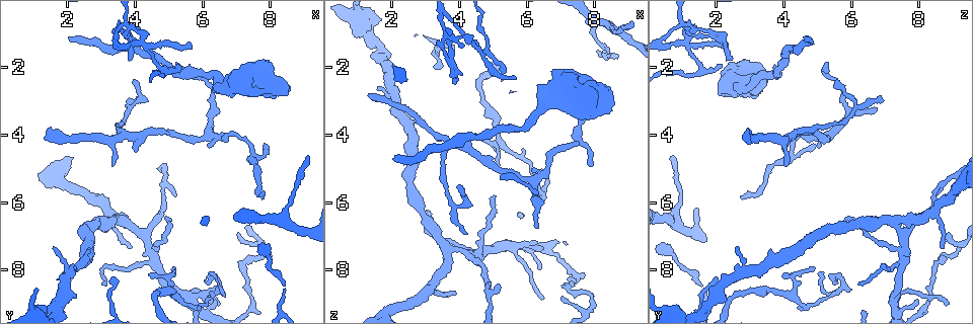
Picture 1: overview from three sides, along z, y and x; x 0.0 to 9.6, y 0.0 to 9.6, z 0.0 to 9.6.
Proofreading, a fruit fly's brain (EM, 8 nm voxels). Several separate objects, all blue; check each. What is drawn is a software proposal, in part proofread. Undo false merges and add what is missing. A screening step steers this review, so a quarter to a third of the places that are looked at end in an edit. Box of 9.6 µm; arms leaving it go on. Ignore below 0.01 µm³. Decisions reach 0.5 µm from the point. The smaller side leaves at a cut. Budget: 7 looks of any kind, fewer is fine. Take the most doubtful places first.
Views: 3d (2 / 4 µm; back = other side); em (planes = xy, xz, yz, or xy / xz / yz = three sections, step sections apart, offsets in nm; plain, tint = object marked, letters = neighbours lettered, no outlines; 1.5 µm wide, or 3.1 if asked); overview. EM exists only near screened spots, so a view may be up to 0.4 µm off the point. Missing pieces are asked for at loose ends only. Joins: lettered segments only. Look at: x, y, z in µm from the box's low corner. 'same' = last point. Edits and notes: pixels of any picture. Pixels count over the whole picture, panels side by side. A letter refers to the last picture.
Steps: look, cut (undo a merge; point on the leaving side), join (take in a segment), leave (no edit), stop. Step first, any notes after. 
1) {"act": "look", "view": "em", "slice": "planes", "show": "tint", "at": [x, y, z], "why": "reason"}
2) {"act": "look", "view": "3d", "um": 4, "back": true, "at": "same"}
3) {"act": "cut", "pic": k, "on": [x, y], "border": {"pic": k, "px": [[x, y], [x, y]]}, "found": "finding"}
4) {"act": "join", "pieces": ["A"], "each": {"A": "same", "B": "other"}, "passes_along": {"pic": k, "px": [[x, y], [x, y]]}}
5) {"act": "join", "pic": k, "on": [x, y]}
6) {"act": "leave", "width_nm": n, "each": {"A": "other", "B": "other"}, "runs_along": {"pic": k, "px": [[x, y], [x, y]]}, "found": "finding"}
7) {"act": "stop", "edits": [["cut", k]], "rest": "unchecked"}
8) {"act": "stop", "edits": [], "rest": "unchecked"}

{"act": "look", "view": "em", "slice": "planes", "show": "letters", "at": [1.35, 4.15, 2.80], "why": "an open end"}

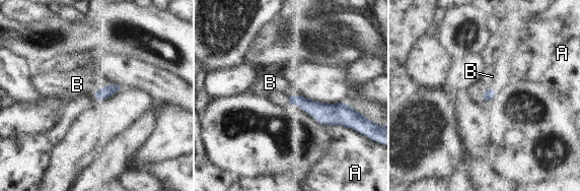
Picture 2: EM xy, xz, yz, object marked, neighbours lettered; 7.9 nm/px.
{"act": "join", "pieces": ["B"], "longest_contact_nm": ["A", 220], "each": {"A": "other", "B": "same"}, "found": "it goes on there"}

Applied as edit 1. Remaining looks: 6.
{"act": "look", "view": "overview", "why": "see it whole again"}

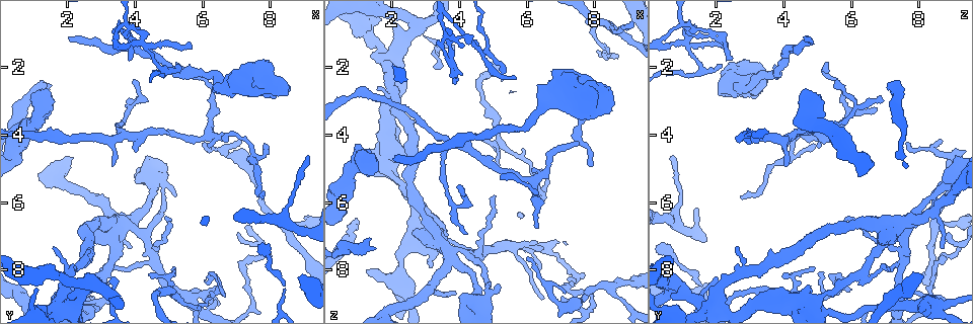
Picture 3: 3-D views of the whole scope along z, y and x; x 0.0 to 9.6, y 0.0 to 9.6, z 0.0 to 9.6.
{"act": "look", "view": "em", "slice": "xz", "step": 8, "show": "tint", "at": [3.85, 7.40, 8.70], "why": "tapers out"}

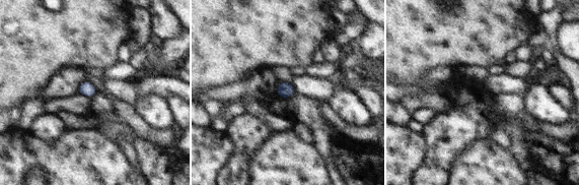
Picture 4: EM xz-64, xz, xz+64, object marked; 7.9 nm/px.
{"act": "look", "view": "em", "slice": "planes", "show": "letters", "at": "same", "why": "cut it another way"}

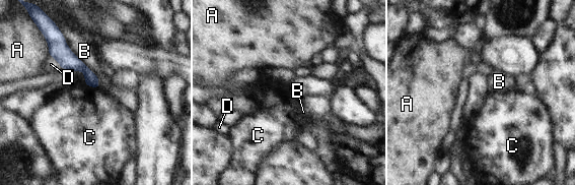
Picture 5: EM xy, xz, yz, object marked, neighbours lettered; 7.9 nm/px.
{"act": "join", "pieces": ["D"], "each": {"A": "other", "B": "other", "C": "other", "D": "same"}, "passes_along": {"pic": 5, "px": [[58, 48], [57, 60], [51, 64]]}, "found": "the cell continues"}

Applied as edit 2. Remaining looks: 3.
{"act": "look", "view": "3d", "um": 4, "at": [1.25, 3.45, 4.90]}

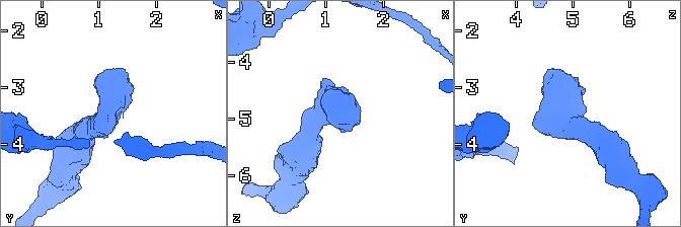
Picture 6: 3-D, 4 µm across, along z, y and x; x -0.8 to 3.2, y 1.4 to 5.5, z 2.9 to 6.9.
{"act": "look", "view": "em", "slice": "planes", "show": "letters", "at": [1.20, 3.45, 4.90], "why": "shape alone is not enough"}

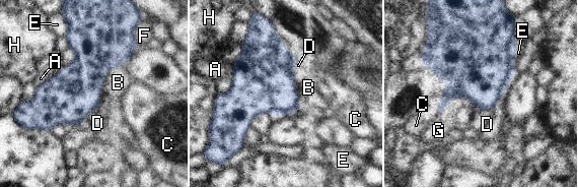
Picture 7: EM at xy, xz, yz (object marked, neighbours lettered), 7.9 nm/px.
{"act": "leave", "longest_contact_nm": ["D", 500], "each": {"A": "other", "B": "other", "C": "other", "D": "other", "E": "other", "F": "other", "G": "other", "H": "other"}, "found": "all the same cell"}

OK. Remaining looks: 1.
{"act": "stop", "edits": [["join", 2], ["join", 5]], "rest": "unchecked"}

